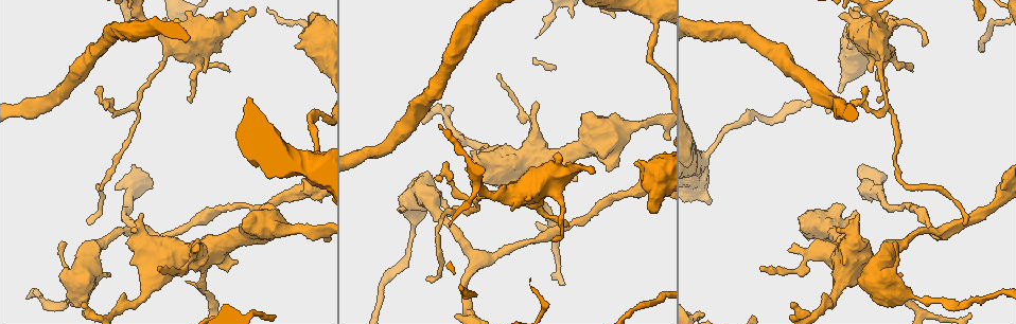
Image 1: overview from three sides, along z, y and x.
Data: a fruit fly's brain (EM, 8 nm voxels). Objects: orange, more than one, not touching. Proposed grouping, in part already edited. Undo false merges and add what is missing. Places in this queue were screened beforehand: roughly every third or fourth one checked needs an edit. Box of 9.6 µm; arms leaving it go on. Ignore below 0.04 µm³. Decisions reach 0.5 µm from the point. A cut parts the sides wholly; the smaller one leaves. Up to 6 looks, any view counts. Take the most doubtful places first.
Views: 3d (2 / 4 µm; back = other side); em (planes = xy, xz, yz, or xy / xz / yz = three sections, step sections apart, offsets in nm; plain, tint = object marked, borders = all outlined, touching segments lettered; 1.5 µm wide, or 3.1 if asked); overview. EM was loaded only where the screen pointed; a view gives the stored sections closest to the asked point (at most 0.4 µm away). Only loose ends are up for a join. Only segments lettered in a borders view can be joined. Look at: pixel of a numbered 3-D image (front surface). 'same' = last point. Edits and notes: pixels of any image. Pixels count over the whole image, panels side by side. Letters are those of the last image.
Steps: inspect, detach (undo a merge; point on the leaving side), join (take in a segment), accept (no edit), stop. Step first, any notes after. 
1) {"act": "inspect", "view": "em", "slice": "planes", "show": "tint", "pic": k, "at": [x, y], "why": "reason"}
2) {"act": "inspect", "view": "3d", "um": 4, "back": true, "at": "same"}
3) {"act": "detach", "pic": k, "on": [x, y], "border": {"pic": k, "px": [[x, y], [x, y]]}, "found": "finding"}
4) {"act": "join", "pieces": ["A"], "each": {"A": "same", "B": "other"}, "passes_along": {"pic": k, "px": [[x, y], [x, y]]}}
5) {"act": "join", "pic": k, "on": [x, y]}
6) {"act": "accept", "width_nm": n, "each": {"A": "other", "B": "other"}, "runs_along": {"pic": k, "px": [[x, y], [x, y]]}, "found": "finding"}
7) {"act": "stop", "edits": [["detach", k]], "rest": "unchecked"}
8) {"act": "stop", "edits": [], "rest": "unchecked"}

{"act": "inspect", "view": "3d", "um": 2, "pic": 1, "at": [228, 70], "why": "branch stops here"}

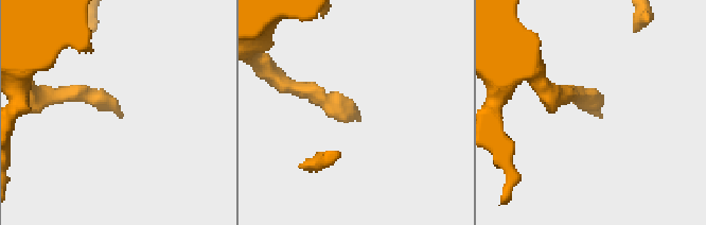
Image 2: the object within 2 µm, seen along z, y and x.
{"act": "inspect", "view": "em", "slice": "planes", "show": "borders", "pic": 2, "at": [359, 116]}

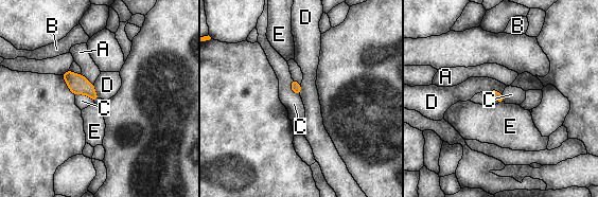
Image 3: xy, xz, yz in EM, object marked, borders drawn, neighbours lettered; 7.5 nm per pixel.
{"act": "accept", "each": {"A": "other", "B": "other", "C": "other", "D": "other", "E": "other"}, "border": {"pic": 3, "px": [[93, 85], [93, 89], [100, 97]]}, "found": "no lettered segment goes on from it"}

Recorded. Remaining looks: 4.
{"act": "inspect", "view": "3d", "um": 4, "pic": 1, "at": [471, 156], "why": "thick end"}

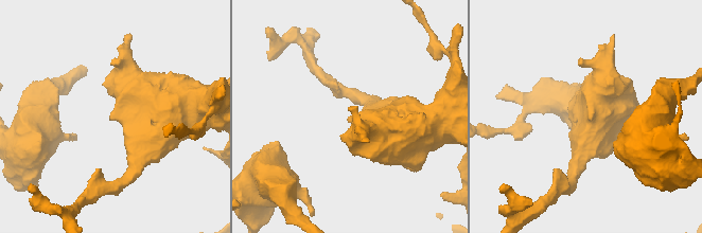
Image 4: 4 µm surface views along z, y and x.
{"act": "inspect", "view": "em", "slice": "yz", "step": 4, "show": "tint", "pic": 4, "at": [592, 118], "why": "shape alone is not enough"}

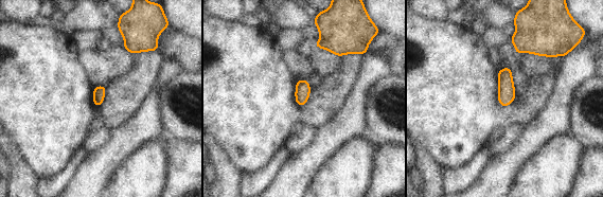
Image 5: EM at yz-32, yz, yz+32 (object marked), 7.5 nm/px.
{"act": "inspect", "view": "em", "slice": "xy", "step": 8, "show": "borders", "at": "same"}

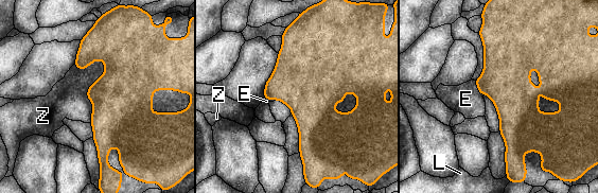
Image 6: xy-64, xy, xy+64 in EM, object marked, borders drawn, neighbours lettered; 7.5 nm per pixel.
{"act": "accept", "each": {"E": "other", "L": "other", "Z": "other"}, "border": {"pic": 6, "px": [[101, 58], [89, 122]]}, "found": "no lettered segment goes on from it"}

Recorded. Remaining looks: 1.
{"act": "stop", "edits": [], "rest": "unchecked"}

